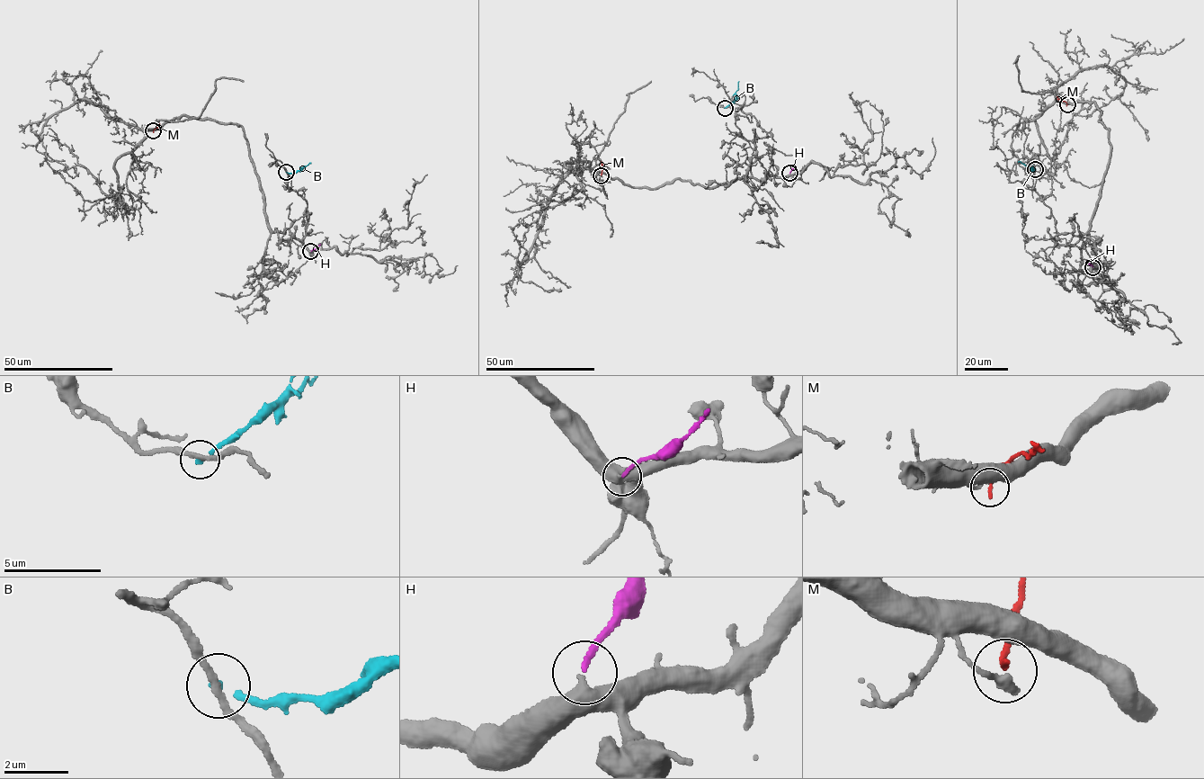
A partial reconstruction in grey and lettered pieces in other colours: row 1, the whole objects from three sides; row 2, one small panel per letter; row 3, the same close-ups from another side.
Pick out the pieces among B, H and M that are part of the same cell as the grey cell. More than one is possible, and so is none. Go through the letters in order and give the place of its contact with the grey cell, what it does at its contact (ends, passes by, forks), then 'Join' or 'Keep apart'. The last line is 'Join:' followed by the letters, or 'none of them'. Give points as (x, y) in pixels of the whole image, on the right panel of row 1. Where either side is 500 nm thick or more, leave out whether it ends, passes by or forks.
B: Touches grey at (1035, 169). It ends there. Keep apart
H: Touches grey at (1092, 267). Join
M: Touches grey at (1067, 104). It ends there. Keep apart
Join: H

